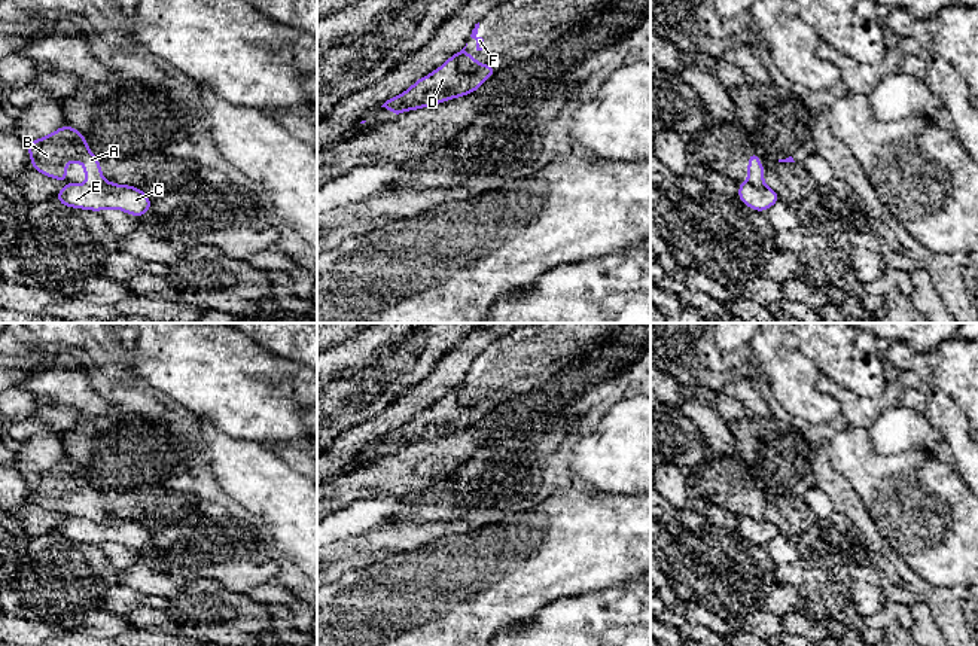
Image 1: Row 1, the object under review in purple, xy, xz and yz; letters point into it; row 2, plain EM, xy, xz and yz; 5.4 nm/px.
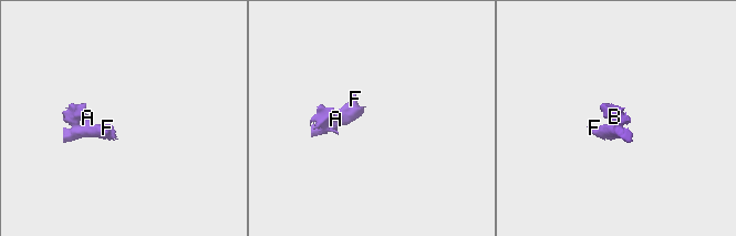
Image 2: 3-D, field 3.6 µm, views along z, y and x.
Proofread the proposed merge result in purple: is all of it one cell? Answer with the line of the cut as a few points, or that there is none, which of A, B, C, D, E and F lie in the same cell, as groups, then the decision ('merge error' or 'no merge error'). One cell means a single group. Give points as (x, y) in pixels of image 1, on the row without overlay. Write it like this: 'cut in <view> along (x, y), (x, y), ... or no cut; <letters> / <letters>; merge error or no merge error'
cut in xy along (109, 517), (100, 520), (88, 518); A B / C D E F; merge error

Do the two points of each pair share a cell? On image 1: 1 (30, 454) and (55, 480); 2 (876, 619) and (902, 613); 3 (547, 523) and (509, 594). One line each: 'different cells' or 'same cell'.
1: different cells
2: same cell
3: same cell

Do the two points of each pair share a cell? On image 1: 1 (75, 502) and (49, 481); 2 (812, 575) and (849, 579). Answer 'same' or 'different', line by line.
1: same
2: different

